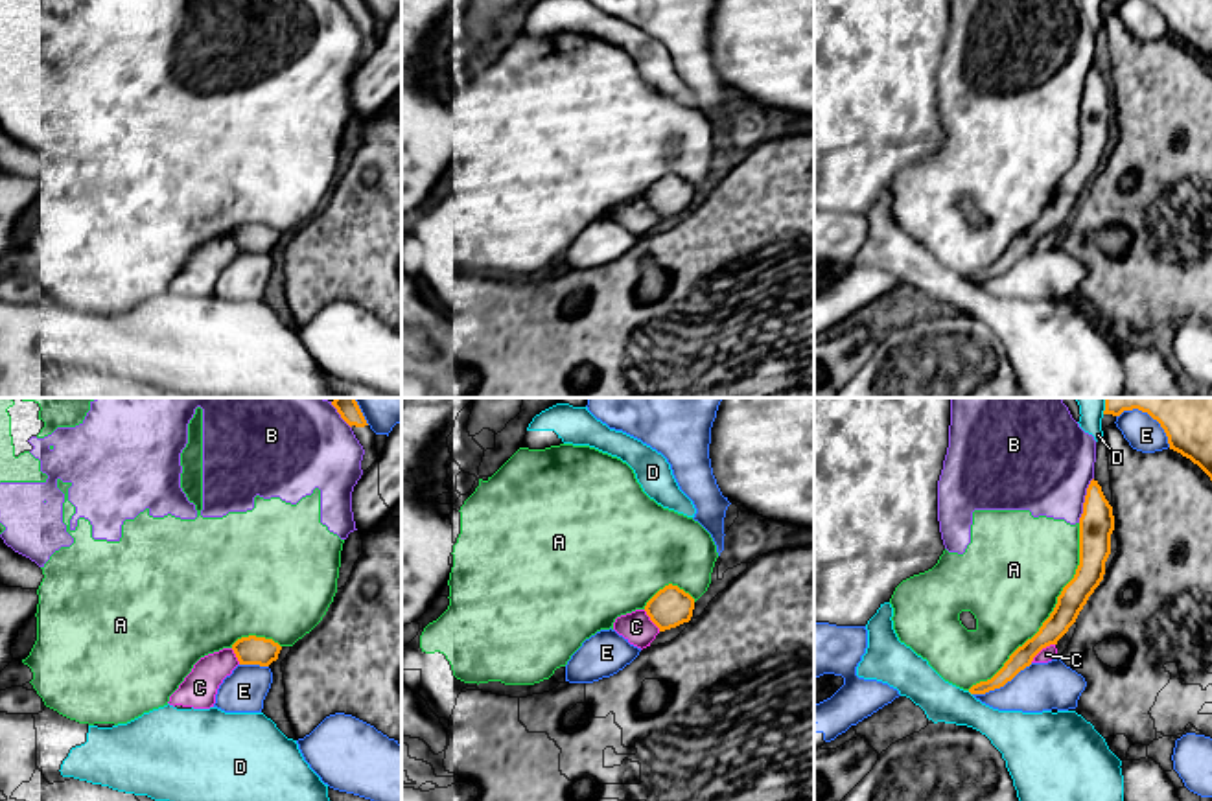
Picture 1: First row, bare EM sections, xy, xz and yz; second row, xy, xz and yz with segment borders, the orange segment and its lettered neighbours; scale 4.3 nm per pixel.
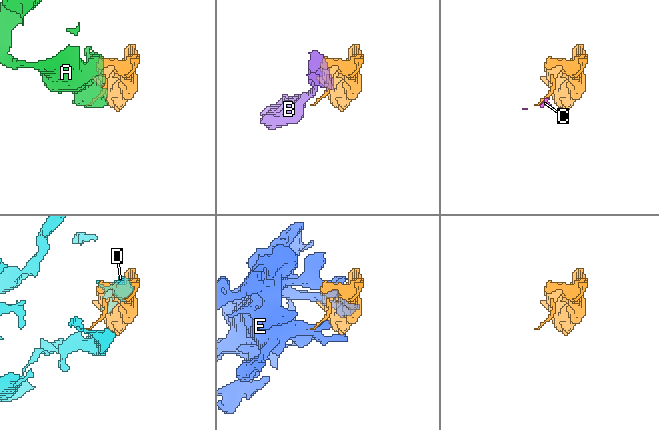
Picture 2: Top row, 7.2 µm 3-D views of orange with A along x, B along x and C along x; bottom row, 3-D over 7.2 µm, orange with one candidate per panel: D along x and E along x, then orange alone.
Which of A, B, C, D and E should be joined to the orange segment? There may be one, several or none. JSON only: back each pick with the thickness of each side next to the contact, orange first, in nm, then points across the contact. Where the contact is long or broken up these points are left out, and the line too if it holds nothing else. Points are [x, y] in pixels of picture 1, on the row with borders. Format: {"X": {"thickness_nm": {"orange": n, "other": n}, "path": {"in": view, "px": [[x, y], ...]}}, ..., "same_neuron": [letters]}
{"C": {"thickness_nm": {"orange": 120, "other": 70}, "path": {"in": "yz", "px": [[1071, 601], [1041, 649], [1047, 654]]}}, "same_neuron": ["C"]}

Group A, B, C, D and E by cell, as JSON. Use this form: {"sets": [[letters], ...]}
{"sets": [["A", "B"], ["C"], ["D"], ["E"]]}

